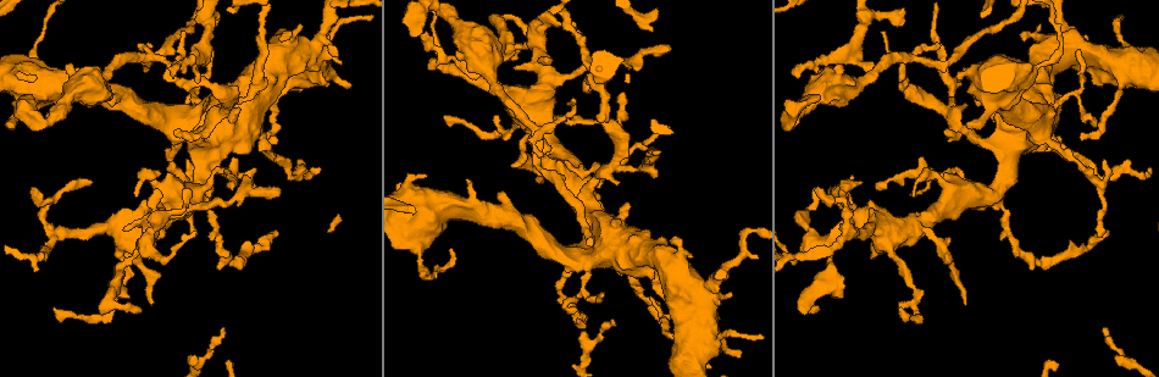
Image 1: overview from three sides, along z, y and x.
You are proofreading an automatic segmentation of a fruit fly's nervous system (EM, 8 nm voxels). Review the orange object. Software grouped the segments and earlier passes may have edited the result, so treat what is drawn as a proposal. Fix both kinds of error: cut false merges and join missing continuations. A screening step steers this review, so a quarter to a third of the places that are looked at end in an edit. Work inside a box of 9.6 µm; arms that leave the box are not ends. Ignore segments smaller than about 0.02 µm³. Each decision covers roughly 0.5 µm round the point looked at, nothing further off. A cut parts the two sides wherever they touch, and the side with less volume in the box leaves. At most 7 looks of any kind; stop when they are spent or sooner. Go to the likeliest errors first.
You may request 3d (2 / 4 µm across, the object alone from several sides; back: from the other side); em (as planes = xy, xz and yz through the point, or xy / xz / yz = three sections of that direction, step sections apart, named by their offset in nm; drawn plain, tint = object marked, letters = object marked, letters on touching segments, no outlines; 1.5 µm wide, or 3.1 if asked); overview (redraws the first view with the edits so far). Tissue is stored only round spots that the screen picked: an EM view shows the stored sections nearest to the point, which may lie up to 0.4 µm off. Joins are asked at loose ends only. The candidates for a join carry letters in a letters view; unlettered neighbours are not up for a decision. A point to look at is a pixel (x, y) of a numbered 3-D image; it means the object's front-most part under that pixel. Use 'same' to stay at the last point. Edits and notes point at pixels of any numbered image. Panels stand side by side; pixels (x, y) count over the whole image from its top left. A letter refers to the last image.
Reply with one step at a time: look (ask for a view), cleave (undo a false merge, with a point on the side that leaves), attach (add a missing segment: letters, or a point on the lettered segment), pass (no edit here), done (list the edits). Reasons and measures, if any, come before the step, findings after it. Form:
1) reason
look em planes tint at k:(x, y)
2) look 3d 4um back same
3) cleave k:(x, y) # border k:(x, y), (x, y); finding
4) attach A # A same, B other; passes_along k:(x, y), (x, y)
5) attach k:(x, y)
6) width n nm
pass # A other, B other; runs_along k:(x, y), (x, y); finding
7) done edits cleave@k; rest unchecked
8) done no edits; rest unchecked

sharp bend
look em planes letters at 1:(541, 130)

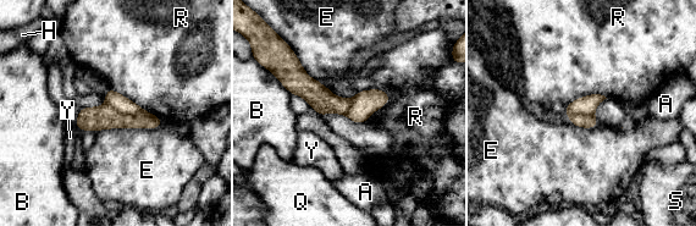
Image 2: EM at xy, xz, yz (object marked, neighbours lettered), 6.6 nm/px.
longest_contact E 460 nm
cleave 2:(94, 119) # A other, B other, E other, H other, Q other, R other, S other, Y other; part_leaving 2:(159, 122), (84, 121), (78, 126); a second neuron is stuck on

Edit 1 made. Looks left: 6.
redraw
look overview

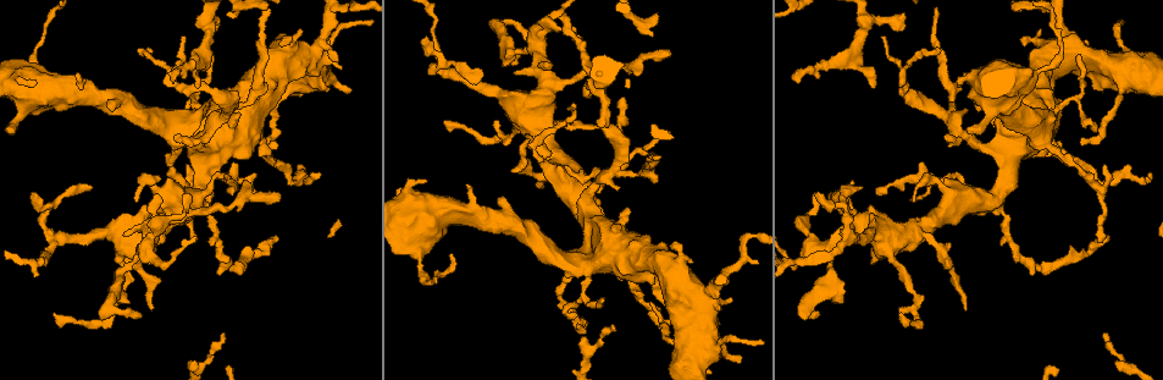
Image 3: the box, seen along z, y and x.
a narrow waist
look em planes letters at 3:(846, 240)

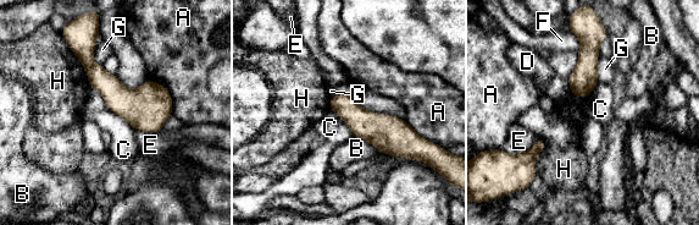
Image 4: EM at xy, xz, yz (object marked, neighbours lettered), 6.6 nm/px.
longest_contact C 440 nm
pass # A other, B other, C other, D other, E other, F other, G other, H other; border 4:(89, 84), (136, 131); continuous, no second neuron

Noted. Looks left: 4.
done edits cleave@2; rest unchecked

